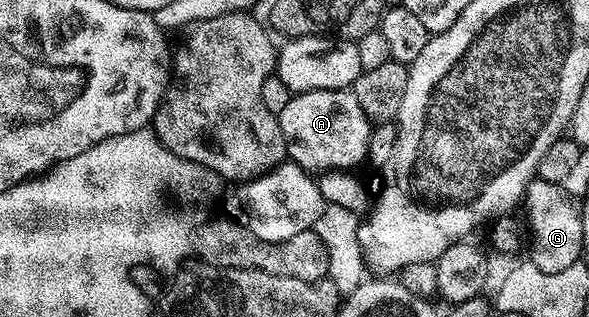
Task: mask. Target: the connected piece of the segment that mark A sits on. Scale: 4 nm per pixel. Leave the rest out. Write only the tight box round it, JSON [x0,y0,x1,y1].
[277,89,373,173]

